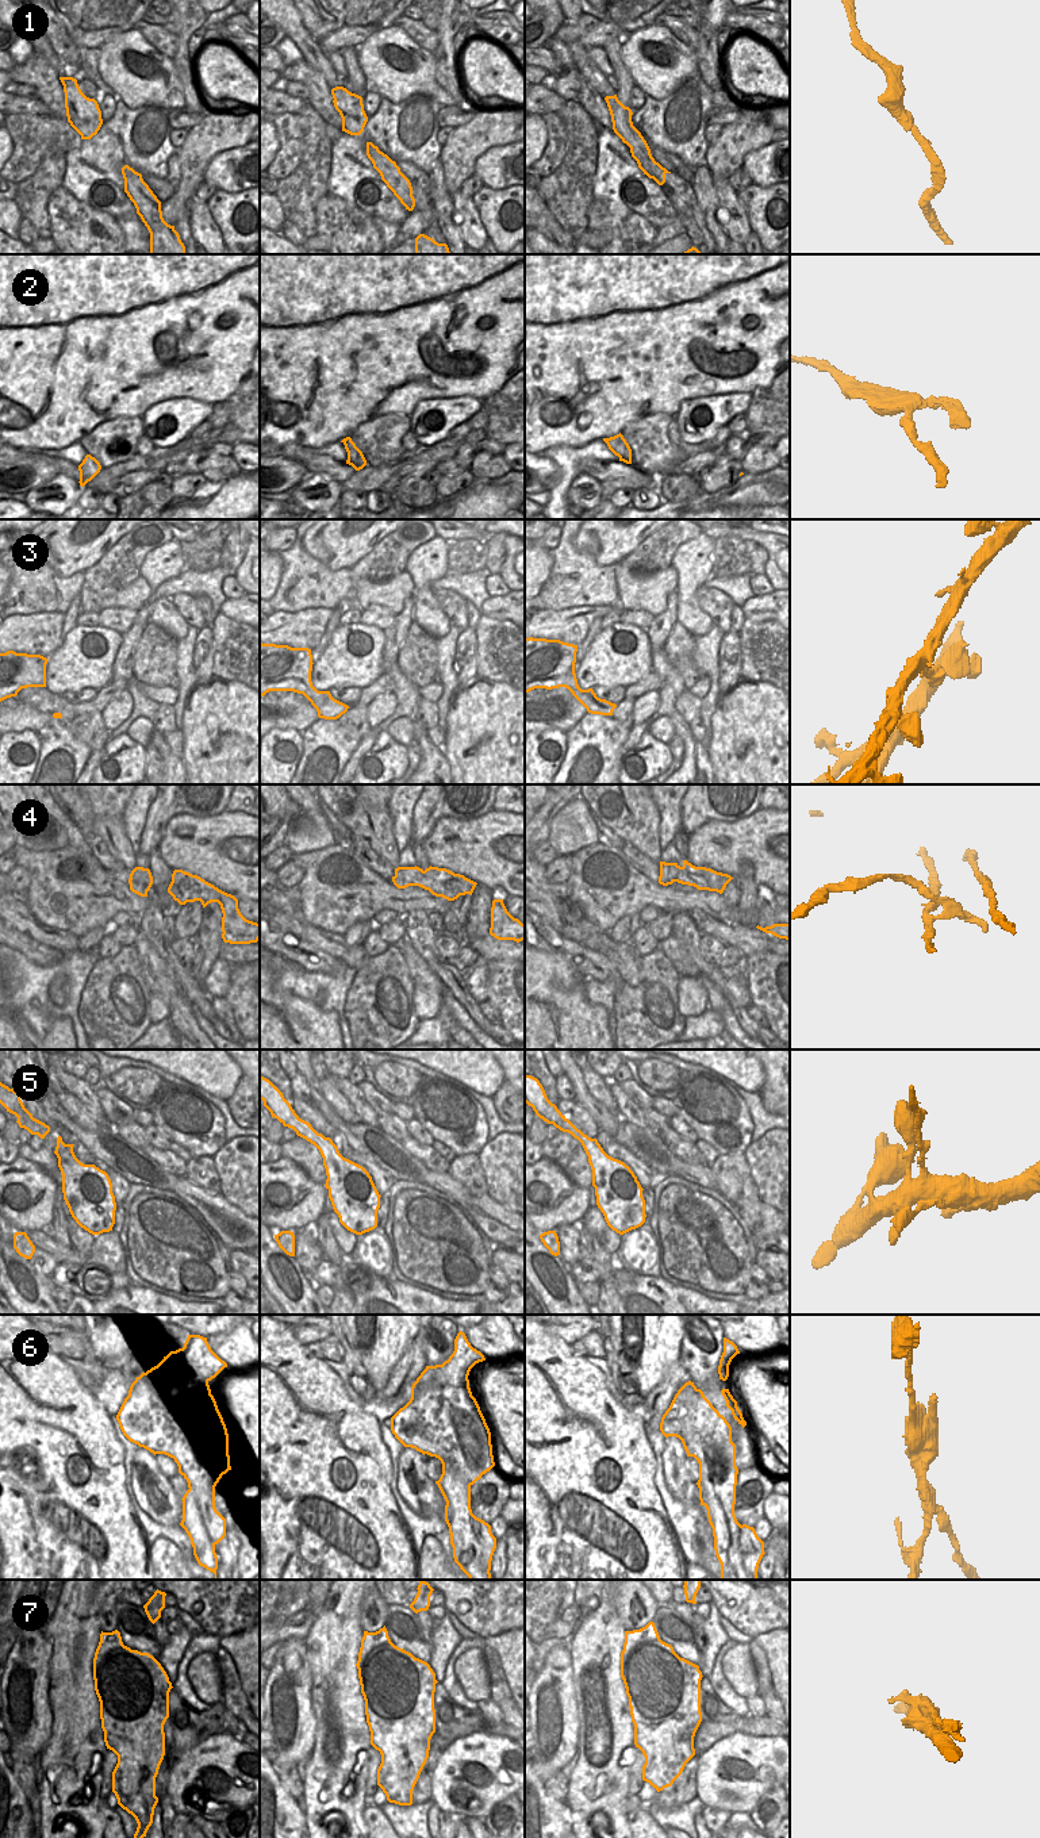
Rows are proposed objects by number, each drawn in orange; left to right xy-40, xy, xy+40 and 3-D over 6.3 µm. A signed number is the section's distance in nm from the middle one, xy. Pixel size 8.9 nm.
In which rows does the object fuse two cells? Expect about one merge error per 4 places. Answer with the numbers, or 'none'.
4, 5, 6, 7

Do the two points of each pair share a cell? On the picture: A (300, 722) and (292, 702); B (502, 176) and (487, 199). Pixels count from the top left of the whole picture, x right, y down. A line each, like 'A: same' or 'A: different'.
A: same
B: different

